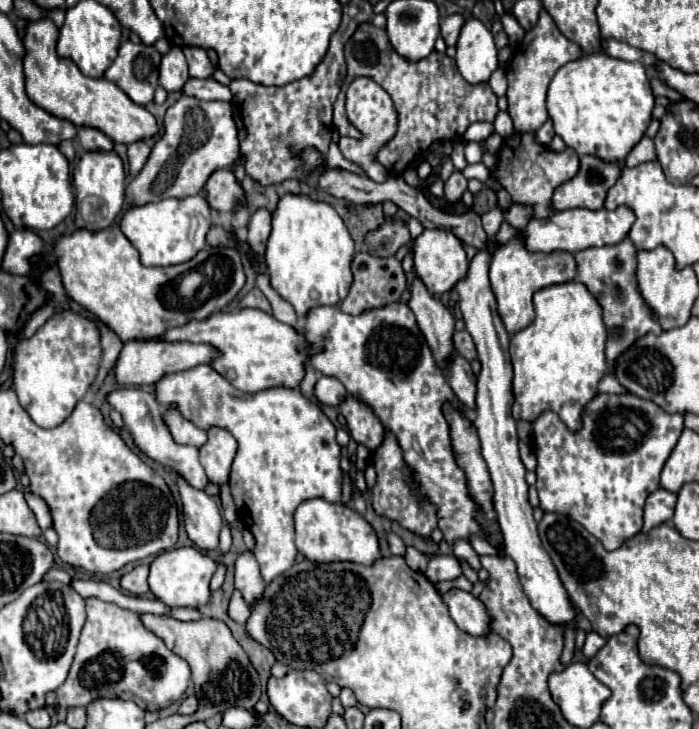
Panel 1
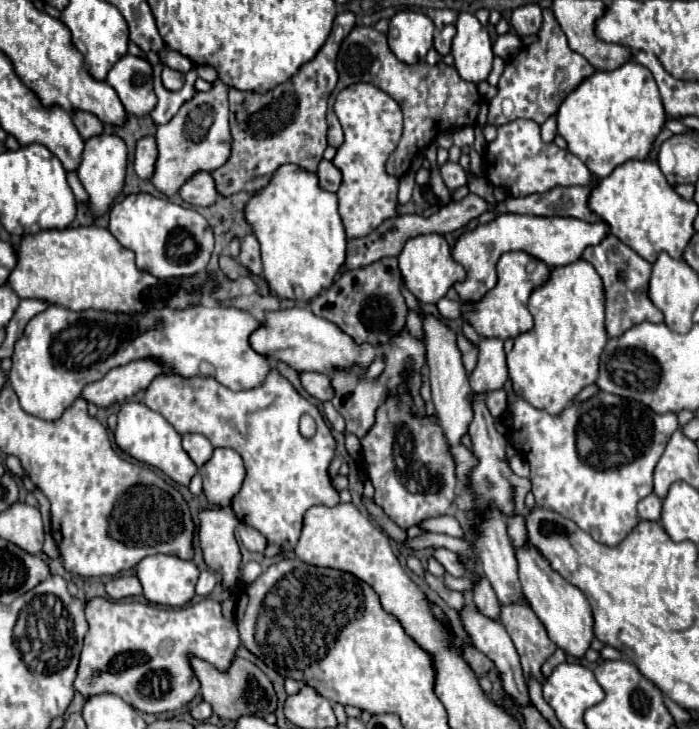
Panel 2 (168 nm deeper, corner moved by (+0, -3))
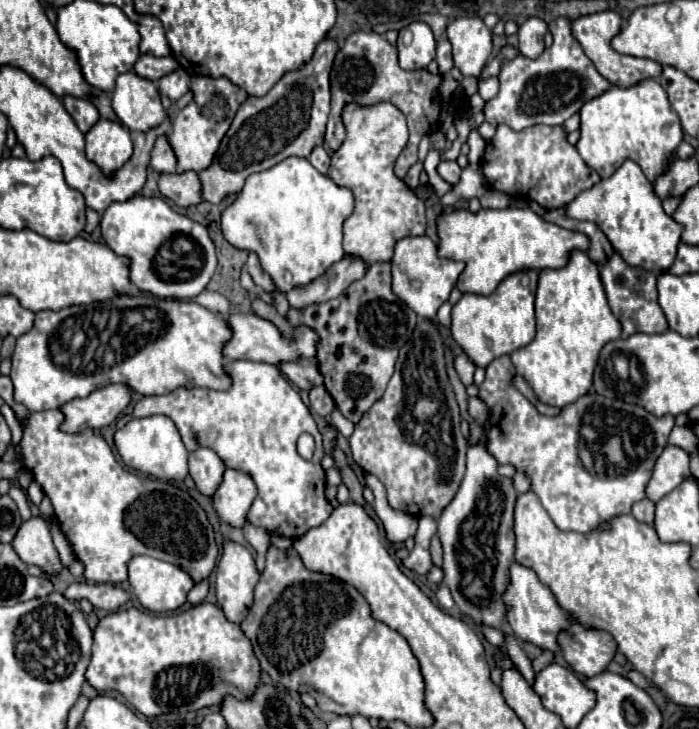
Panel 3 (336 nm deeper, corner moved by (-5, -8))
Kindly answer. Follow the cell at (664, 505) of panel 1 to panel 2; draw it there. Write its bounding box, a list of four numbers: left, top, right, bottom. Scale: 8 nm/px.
[637,493,663,521]

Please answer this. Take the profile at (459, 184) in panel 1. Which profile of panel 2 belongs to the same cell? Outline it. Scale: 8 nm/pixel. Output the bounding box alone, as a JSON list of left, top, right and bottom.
[439,161,467,191]

